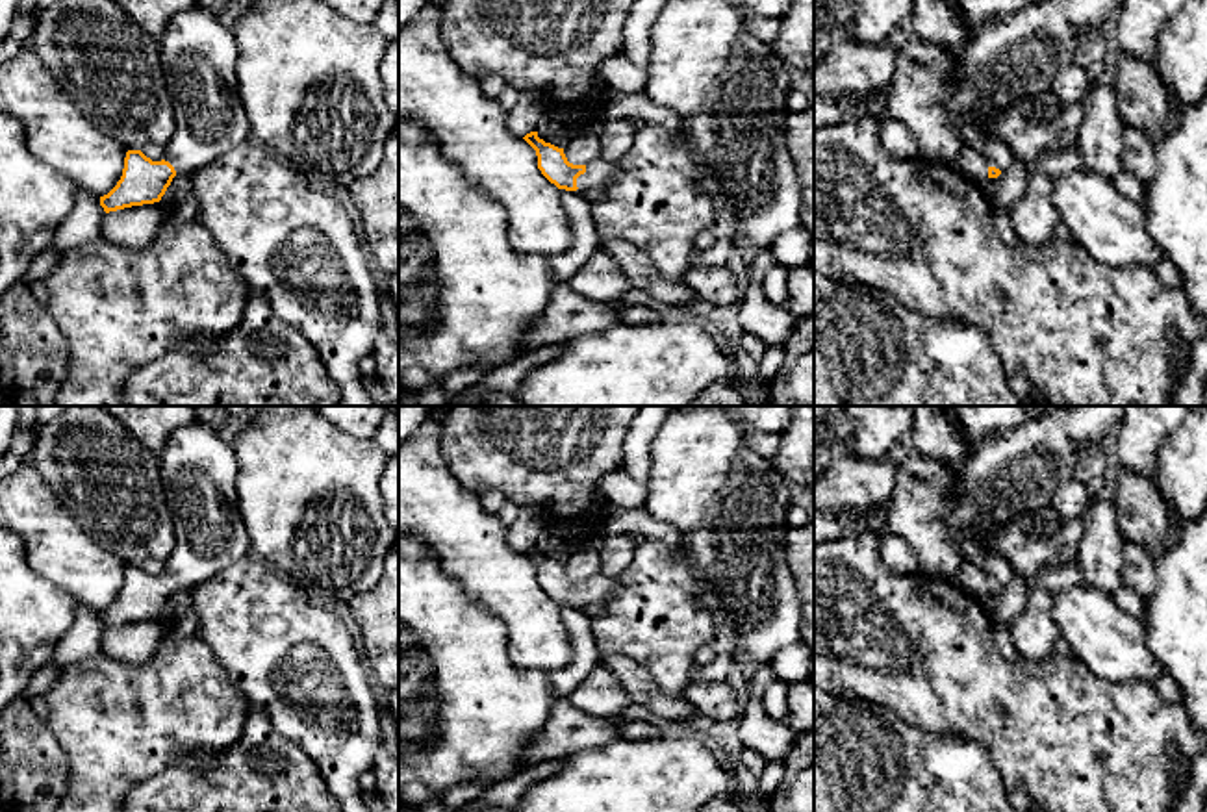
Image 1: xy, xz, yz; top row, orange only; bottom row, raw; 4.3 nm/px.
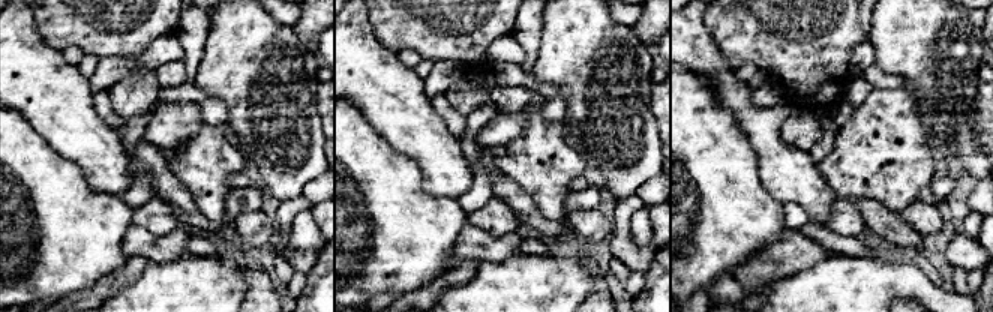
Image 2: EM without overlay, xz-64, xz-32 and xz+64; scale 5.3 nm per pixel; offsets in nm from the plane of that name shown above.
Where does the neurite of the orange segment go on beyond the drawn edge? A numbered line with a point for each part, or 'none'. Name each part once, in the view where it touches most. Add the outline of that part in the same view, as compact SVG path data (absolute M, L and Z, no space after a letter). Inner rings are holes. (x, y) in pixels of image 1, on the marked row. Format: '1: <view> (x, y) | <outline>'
1: xz (599, 173) | M603 156L586 165L586 172L577 178L577 187L604 189L621 172L619 161L608 161Z

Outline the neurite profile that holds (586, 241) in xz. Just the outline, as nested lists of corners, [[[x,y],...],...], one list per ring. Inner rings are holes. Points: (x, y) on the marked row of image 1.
[[[558,189],[571,222],[573,243],[567,252],[549,256],[549,273],[556,285],[565,284],[599,250],[601,239],[590,202],[577,191]]]

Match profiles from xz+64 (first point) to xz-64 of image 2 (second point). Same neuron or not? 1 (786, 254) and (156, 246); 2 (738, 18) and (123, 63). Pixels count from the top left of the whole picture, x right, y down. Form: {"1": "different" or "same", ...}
{"1": "same", "2": "different"}

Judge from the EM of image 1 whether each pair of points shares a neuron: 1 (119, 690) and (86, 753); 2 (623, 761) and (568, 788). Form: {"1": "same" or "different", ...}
{"1": "same", "2": "same"}

